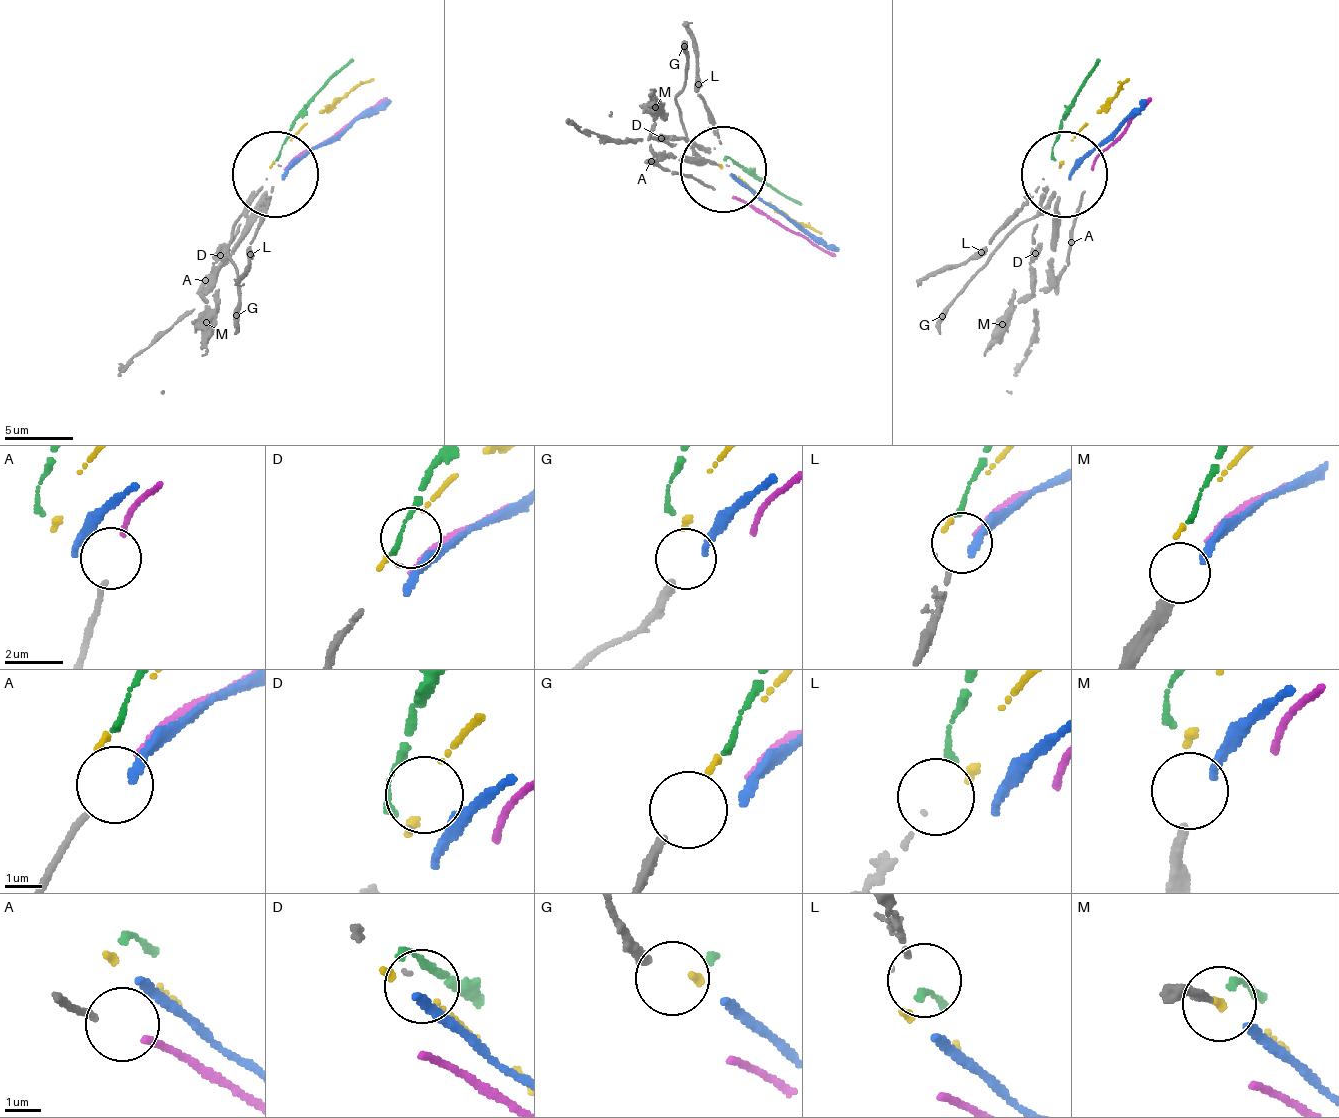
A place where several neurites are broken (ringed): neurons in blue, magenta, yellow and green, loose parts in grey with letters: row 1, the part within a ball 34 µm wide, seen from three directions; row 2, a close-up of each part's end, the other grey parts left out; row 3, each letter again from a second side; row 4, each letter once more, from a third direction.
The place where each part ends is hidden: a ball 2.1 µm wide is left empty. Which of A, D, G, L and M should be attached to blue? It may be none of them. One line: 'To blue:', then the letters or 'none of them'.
To blue: none of them

